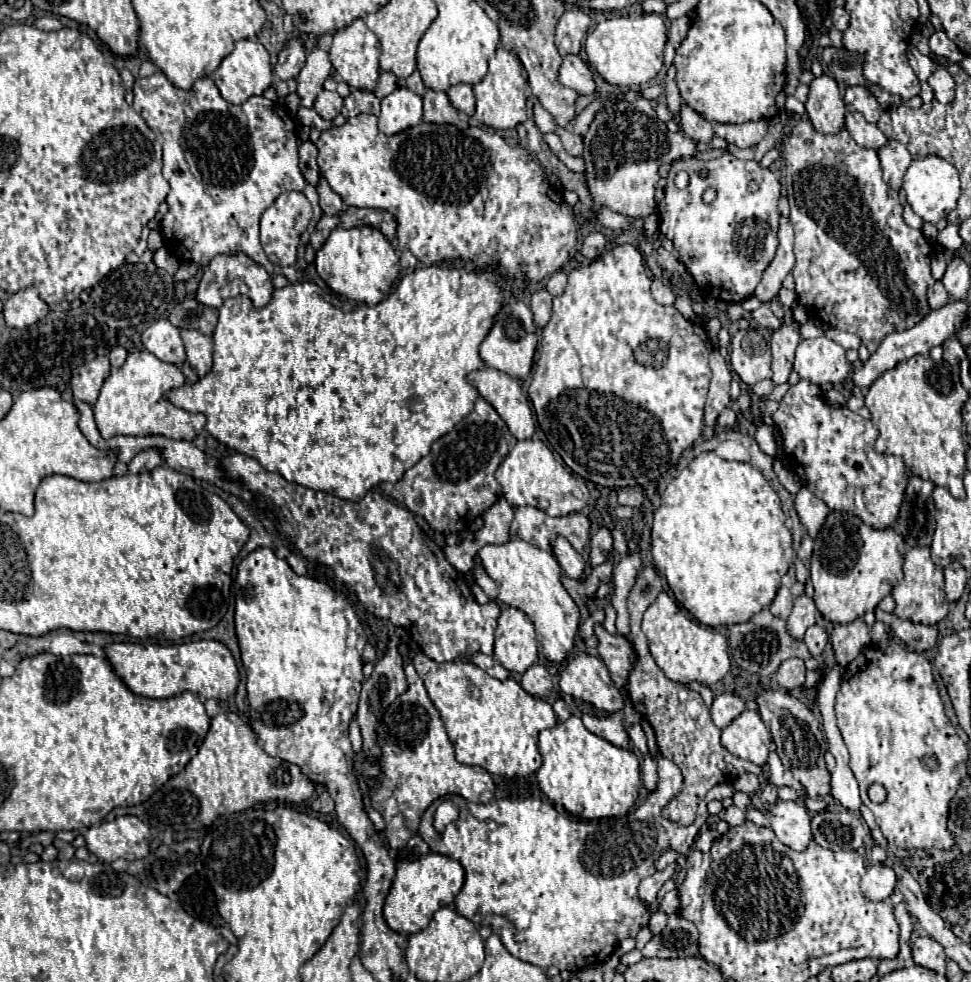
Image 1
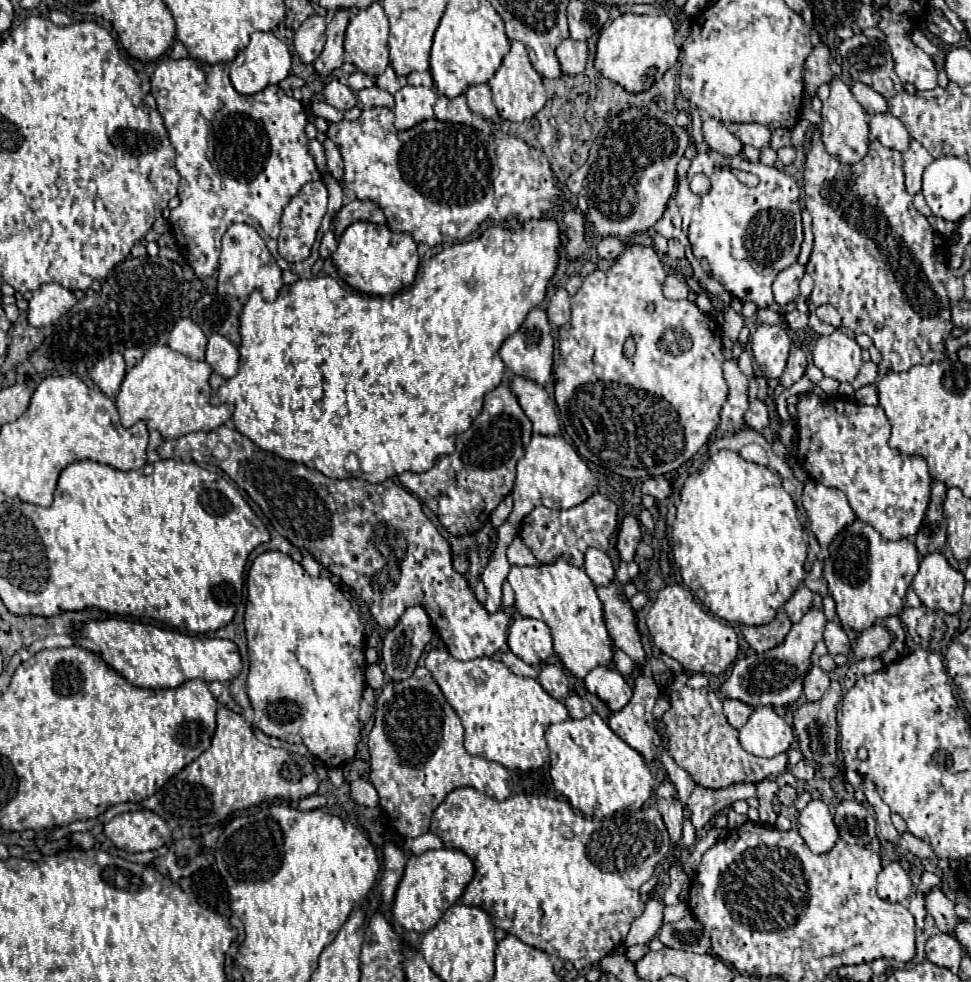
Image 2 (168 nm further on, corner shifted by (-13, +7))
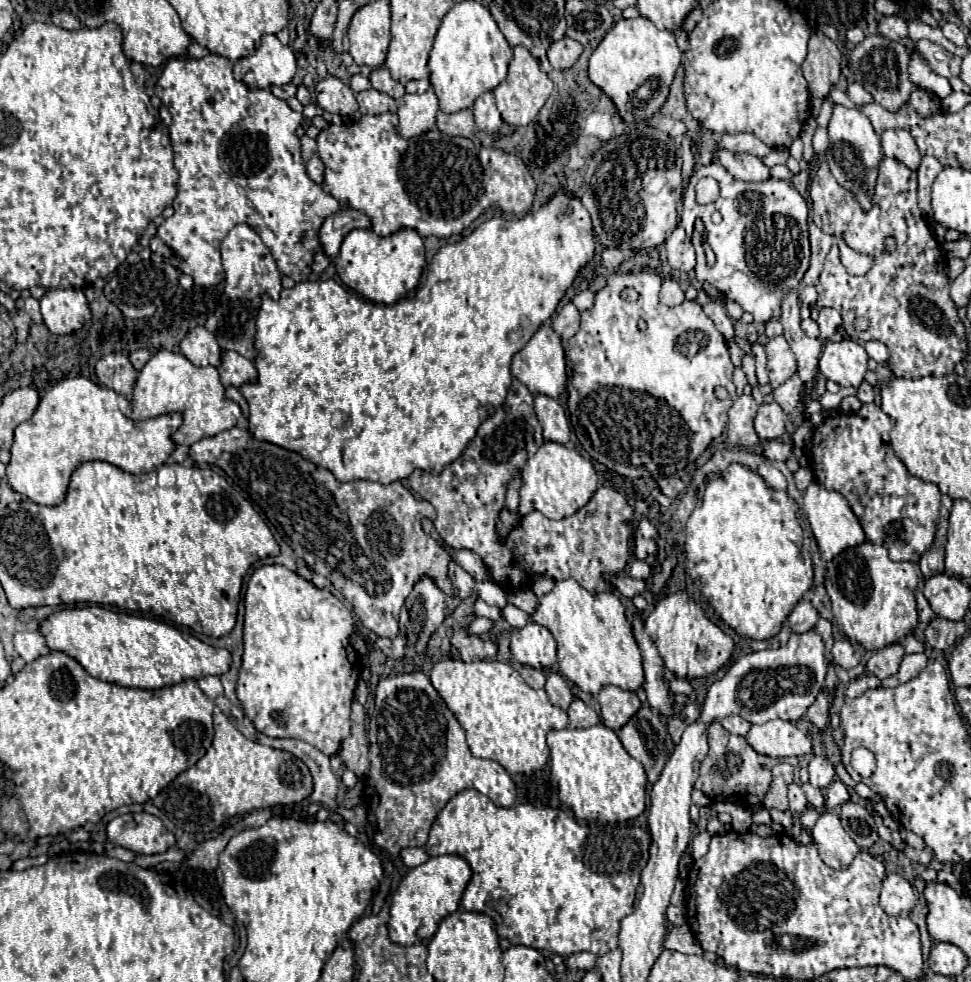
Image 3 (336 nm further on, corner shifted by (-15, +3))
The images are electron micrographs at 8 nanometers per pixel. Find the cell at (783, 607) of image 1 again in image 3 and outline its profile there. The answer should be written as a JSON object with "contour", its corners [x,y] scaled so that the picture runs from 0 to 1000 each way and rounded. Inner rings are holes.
{"contour":[[[824,611],[822,615],[820,615],[820,619],[814,623],[814,627],[812,627],[812,633],[814,633],[814,640],[816,640],[816,644],[828,644],[828,642],[834,642],[834,640],[838,640],[840,637],[840,633],[842,633],[842,629],[844,629],[844,625],[840,623],[840,619],[834,615],[834,611]]]}

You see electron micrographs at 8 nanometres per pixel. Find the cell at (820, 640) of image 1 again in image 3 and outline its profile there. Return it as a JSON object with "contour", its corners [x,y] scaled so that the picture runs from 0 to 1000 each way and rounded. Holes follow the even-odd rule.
{"contour":[[[863,650],[857,658],[857,668],[859,668],[859,674],[865,676],[869,682],[873,680],[880,680],[882,676],[886,676],[888,672],[888,666],[871,652],[871,650]]]}

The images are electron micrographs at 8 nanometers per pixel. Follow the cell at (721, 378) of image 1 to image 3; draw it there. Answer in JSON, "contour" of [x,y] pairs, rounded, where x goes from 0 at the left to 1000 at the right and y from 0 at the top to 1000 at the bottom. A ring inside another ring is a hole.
{"contour":[[[772,401],[760,403],[760,407],[754,411],[750,420],[750,434],[748,434],[748,444],[754,454],[766,454],[766,456],[777,456],[781,454],[783,446],[777,440],[777,424],[779,424],[781,411]]]}

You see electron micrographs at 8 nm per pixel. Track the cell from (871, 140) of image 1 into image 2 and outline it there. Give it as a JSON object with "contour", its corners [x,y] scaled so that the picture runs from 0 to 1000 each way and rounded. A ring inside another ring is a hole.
{"contour":[[[900,116],[896,118],[896,141],[906,143],[908,149],[933,155],[937,151],[937,136],[931,126],[919,116]]]}

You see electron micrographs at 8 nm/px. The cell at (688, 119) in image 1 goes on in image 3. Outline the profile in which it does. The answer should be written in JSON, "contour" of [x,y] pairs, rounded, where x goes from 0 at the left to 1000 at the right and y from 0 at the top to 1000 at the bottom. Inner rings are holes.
{"contour":[[[739,149],[739,163],[756,181],[768,185],[783,185],[793,179],[793,173],[787,169],[787,165],[772,157],[758,157]]]}

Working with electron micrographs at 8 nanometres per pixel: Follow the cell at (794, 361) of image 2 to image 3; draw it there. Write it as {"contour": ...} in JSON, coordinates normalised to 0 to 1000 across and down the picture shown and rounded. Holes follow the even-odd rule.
{"contour":[[[816,381],[805,393],[797,397],[797,407],[805,413],[809,422],[816,422],[824,411],[824,399],[826,399],[826,387],[822,381]]]}

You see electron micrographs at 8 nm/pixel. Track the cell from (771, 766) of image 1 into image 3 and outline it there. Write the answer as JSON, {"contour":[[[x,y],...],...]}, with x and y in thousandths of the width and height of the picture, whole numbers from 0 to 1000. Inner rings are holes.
{"contour":[[[838,770],[834,774],[832,788],[834,788],[834,798],[840,800],[840,802],[851,802],[861,790],[857,776],[853,772],[849,772],[849,770]]]}

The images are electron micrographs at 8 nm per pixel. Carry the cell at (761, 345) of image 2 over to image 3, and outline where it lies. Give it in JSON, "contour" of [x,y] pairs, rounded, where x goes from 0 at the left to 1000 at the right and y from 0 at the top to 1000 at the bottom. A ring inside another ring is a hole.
{"contour":[[[797,342],[789,348],[789,363],[791,363],[791,381],[793,393],[801,395],[820,379],[820,363],[814,356],[807,342]]]}

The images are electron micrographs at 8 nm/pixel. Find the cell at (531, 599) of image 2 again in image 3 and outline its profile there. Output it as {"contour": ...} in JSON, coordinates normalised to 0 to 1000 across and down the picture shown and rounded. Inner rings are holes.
{"contour":[[[583,589],[573,593],[568,603],[554,609],[554,617],[548,625],[523,617],[517,621],[517,627],[529,640],[542,637],[544,631],[562,637],[575,656],[577,686],[601,705],[614,707],[624,697],[632,697],[641,703],[655,703],[663,695],[659,662],[643,625],[643,617],[632,603],[606,603],[591,589]]]}

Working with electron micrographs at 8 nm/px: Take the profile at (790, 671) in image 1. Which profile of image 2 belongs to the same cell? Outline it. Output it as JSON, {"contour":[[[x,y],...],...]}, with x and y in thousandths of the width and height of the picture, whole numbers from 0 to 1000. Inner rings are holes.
{"contour":[[[838,674],[830,692],[828,692],[828,709],[832,715],[840,715],[847,711],[847,707],[853,703],[853,697],[855,697],[855,690],[853,686]]]}

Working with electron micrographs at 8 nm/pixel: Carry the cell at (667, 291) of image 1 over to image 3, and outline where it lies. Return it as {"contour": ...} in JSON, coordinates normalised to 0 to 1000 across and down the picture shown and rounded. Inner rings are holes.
{"contour":[[[684,285],[680,295],[680,308],[686,312],[698,312],[706,305],[702,291],[696,285]]]}

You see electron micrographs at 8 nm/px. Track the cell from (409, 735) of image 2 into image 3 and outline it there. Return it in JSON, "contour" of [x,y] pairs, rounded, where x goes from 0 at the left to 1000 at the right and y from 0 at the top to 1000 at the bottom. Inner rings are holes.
{"contour":[[[435,684],[391,692],[387,721],[379,735],[379,754],[379,800],[385,800],[389,807],[389,847],[385,857],[400,868],[408,870],[418,862],[437,862],[449,829],[468,809],[480,802],[496,807],[511,821],[519,823],[531,815],[531,800],[525,788],[513,776],[494,774],[484,768],[474,735]]]}

